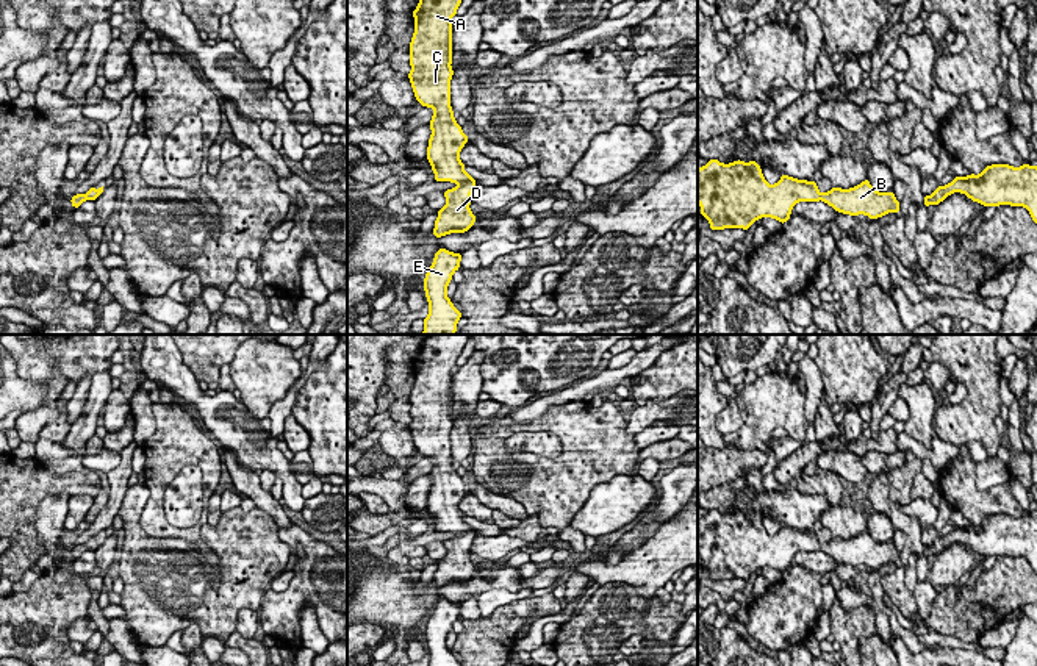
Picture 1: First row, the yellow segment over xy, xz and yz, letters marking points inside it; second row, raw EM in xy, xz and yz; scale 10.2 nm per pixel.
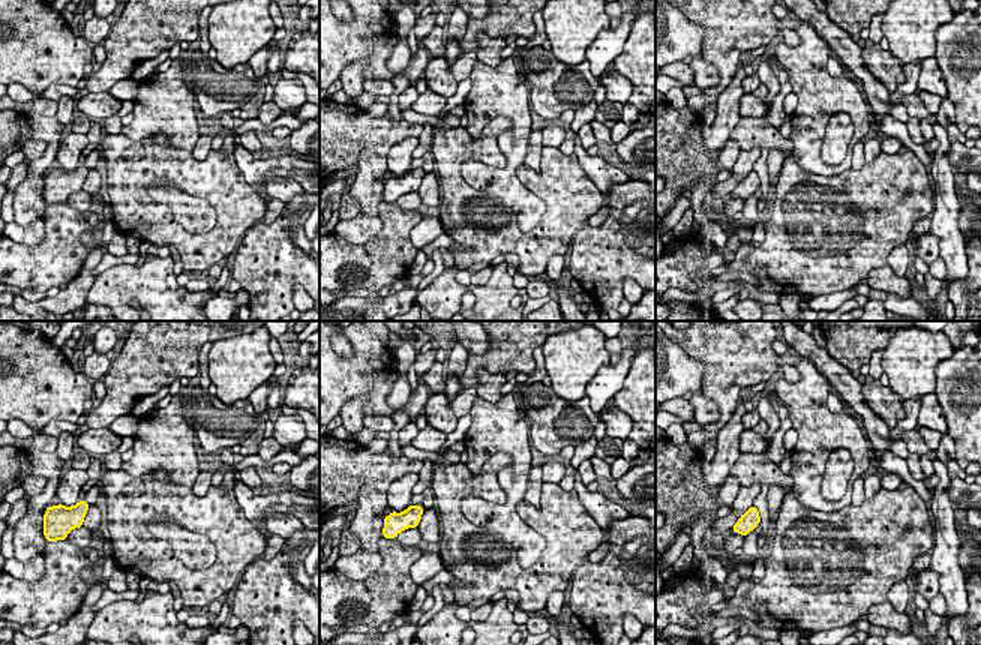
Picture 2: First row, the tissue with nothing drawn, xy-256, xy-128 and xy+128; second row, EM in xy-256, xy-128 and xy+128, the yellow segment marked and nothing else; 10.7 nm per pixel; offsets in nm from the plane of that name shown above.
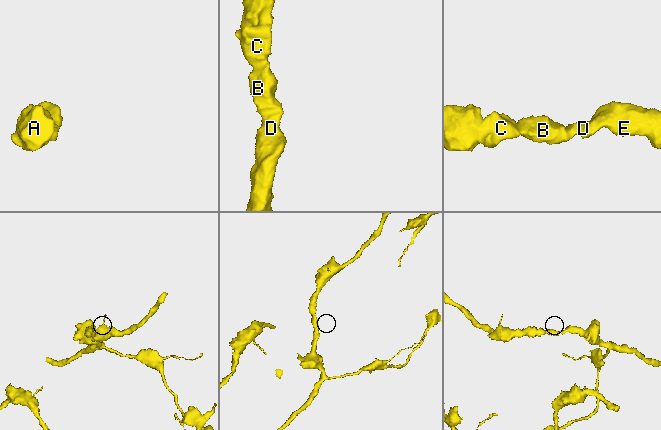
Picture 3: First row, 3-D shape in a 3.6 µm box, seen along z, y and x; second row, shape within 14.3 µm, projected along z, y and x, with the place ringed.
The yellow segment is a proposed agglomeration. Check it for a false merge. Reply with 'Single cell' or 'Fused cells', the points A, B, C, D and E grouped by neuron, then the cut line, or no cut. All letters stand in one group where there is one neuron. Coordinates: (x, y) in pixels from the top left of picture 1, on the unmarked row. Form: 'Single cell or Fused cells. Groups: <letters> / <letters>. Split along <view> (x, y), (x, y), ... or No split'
Single cell. Groups: A B C D E. No split

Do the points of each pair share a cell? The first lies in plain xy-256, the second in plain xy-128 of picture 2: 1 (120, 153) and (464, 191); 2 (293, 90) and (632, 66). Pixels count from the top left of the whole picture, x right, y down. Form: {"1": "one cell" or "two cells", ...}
{"1": "one cell", "2": "two cells"}

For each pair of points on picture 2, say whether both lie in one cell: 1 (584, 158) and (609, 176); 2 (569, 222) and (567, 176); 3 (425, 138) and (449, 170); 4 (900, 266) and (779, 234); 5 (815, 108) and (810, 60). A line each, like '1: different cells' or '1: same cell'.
1: same cell
2: same cell
3: different cells
4: different cells
5: same cell

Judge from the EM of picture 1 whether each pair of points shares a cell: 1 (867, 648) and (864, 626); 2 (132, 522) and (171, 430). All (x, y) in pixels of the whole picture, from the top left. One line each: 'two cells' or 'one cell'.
1: two cells
2: two cells

